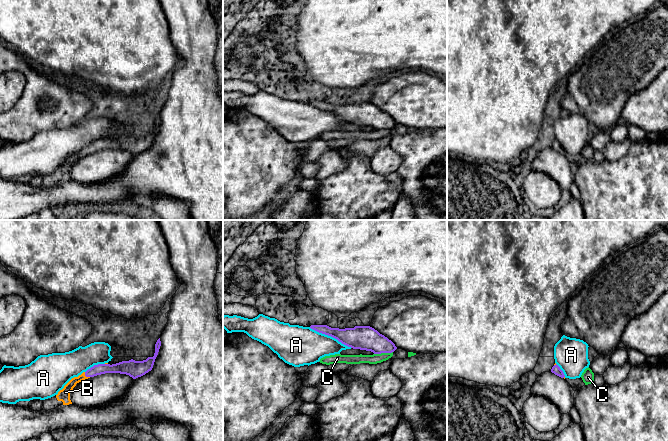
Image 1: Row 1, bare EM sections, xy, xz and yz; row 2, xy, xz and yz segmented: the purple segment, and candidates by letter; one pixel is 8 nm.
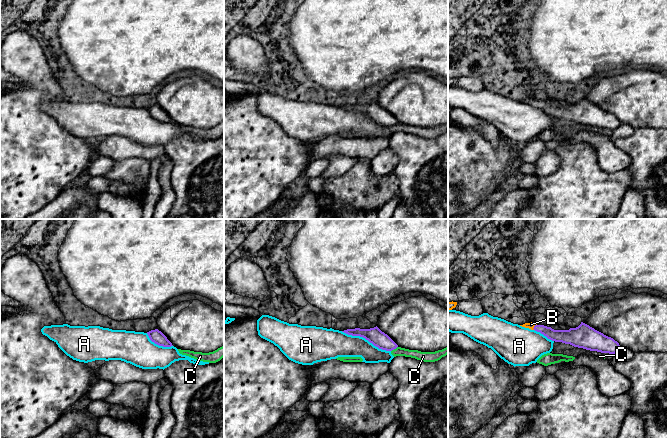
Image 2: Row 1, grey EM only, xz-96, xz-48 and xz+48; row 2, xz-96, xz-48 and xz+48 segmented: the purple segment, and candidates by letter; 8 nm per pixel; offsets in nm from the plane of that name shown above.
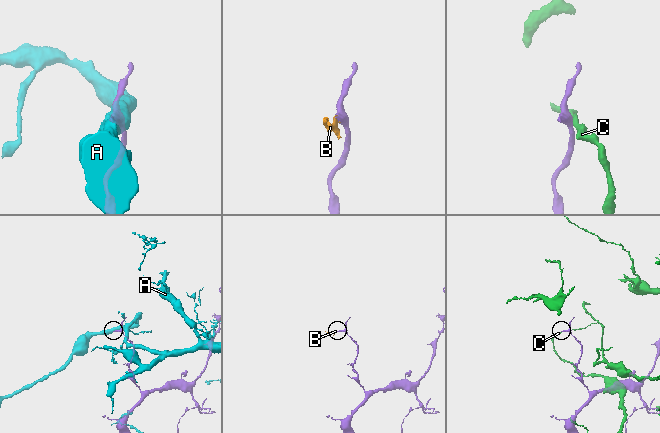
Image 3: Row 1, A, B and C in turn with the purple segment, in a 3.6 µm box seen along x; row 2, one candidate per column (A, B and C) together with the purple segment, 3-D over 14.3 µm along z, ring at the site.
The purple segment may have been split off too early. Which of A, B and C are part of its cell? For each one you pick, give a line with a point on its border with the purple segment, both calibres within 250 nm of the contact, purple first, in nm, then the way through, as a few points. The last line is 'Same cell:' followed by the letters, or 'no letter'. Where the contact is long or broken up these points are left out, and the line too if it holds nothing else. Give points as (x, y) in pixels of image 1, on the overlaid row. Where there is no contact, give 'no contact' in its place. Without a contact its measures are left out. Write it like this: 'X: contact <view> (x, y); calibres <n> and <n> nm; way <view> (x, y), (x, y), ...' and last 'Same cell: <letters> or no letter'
B: contact xy (86, 376); calibres 90 and 100 nm; way xy (99, 369), (90, 372), (86, 376), (77, 379), (63, 395)
Same cell: B

